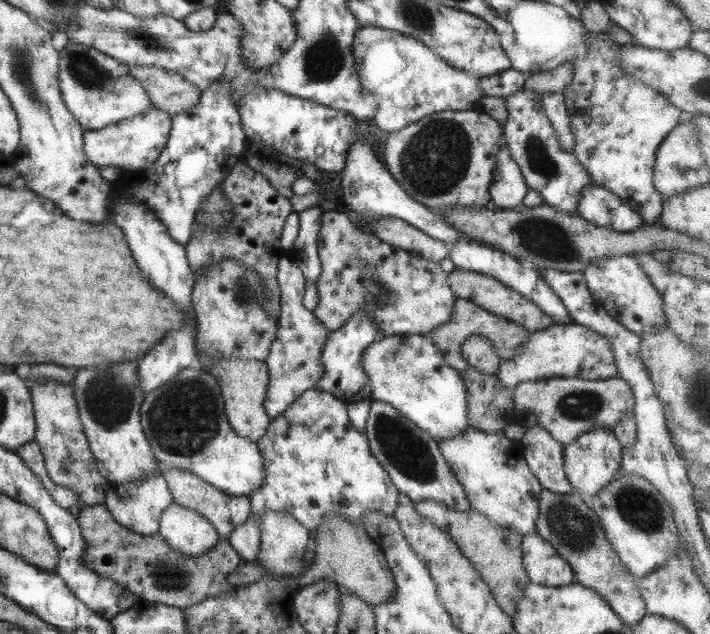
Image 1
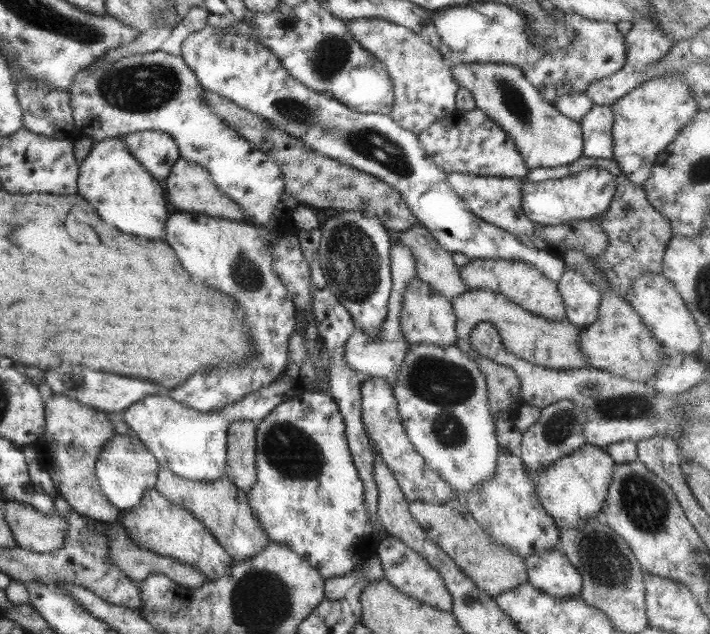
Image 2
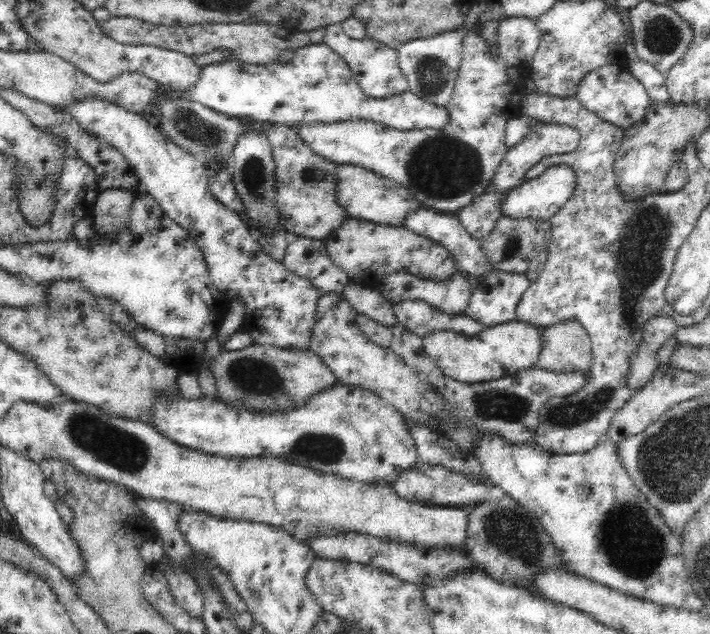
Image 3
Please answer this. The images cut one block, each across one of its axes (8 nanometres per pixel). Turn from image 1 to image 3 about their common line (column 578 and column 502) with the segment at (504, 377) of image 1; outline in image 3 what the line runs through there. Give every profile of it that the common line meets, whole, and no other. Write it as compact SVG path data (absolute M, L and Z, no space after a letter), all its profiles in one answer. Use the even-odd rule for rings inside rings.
M518 320L485 328L473 337L438 331L423 338L423 349L442 373L458 382L470 384L498 380L536 366L542 345L540 327Z

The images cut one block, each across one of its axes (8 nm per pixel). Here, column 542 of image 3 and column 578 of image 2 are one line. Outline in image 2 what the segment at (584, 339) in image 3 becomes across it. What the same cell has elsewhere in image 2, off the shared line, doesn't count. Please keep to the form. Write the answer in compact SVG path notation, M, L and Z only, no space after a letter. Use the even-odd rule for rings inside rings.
M489 290L466 291L464 294L451 299L450 305L456 318L457 342L455 346L472 360L479 358L479 355L469 344L470 332L477 323L488 322L497 329L503 346L517 358L541 365L546 369L569 370L589 367L587 359L578 345L580 329L572 325L566 318L559 322L553 322L545 317L535 316L515 302L507 300L499 292Z

